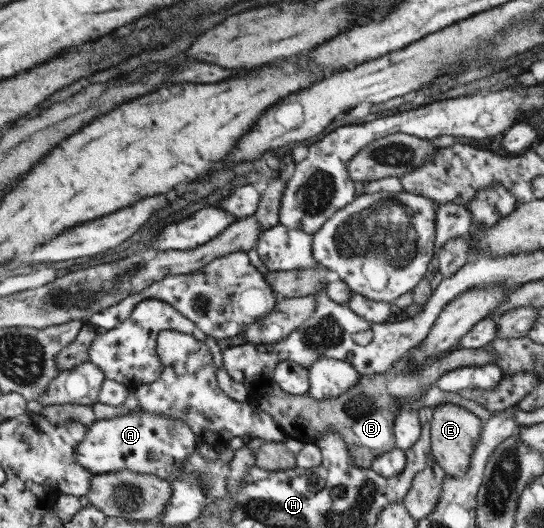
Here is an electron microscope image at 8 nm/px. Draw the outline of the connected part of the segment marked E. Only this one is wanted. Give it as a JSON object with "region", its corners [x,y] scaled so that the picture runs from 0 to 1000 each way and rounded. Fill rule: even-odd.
{"region":[[[814,763],[794,775],[792,795],[787,799],[790,856],[822,902],[847,905],[860,892],[866,862],[886,816],[886,801],[888,795],[844,767]]]}

